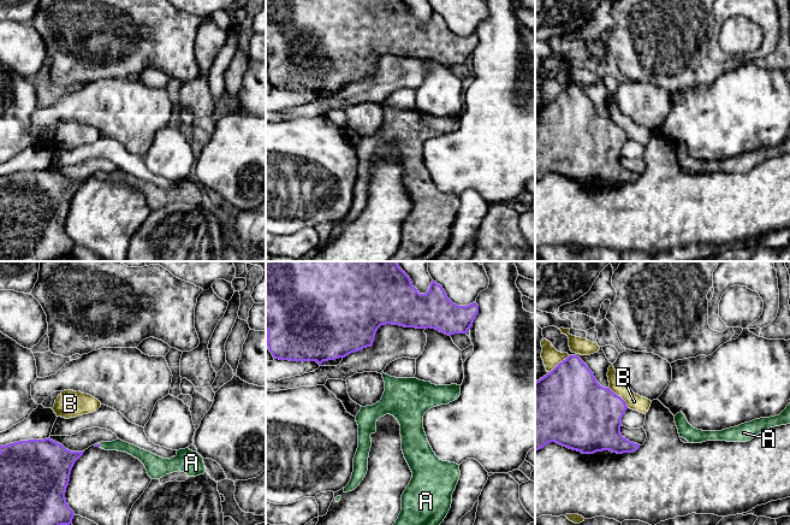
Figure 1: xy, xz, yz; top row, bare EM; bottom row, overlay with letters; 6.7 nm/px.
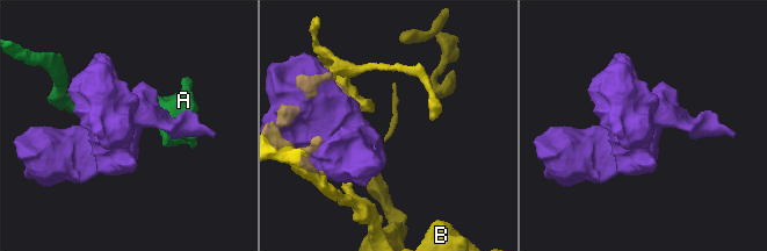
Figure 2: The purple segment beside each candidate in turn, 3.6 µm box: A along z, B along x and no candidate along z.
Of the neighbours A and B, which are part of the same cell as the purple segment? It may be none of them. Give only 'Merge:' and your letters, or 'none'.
Merge: A

